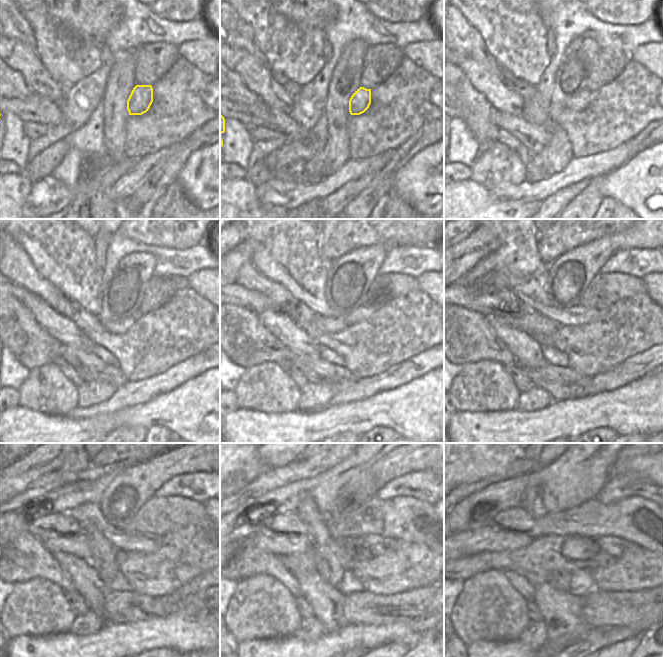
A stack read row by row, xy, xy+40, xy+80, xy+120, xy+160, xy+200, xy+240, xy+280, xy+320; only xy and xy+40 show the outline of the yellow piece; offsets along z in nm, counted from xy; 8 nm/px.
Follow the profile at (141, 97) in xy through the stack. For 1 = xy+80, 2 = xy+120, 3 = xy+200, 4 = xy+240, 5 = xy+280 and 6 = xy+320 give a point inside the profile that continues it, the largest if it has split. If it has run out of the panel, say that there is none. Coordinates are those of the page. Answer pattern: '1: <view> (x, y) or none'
1: xy+80 (578, 102)
2: xy+120 (123, 326)
3: xy+200 (538, 326)
4: xy+240 (80, 545)
5: xy+280 (254, 534)
6: xy+320 (483, 535)

